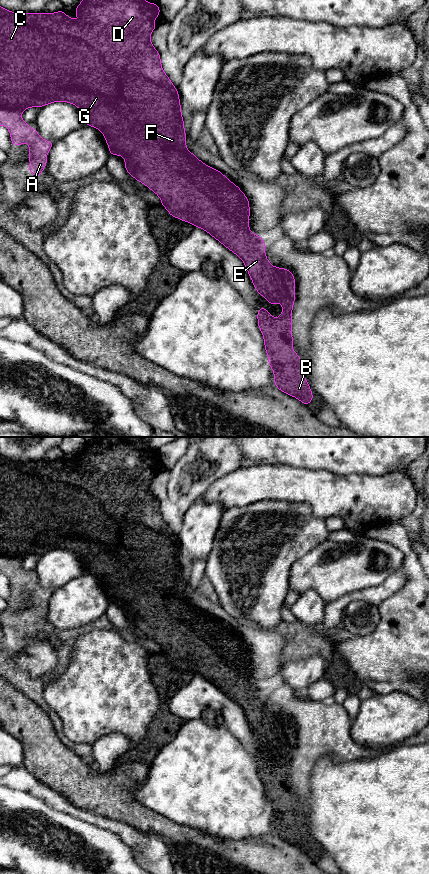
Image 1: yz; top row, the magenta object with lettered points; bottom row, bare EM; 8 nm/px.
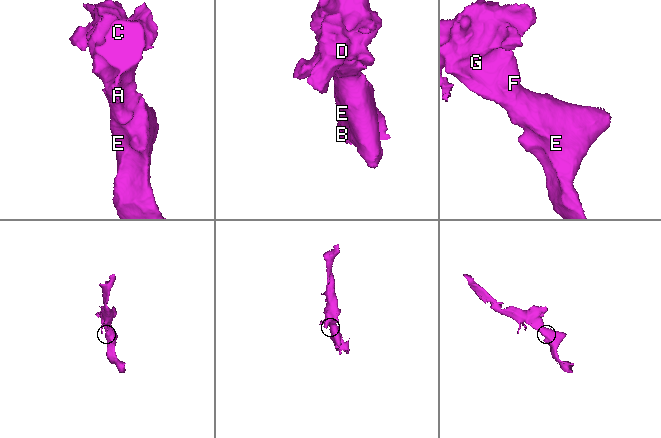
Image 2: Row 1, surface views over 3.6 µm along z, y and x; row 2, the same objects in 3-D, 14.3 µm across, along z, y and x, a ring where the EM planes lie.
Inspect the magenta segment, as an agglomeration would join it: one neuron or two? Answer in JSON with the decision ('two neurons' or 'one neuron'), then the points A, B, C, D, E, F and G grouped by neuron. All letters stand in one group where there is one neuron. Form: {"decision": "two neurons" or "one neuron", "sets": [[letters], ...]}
{"decision": "one neuron", "sets": [["A", "B", "C", "D", "E", "F", "G"]]}

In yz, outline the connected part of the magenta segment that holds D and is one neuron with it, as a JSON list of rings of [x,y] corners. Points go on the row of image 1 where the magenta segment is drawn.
[[[82,0],[75,10],[78,18],[90,23],[86,26],[80,24],[66,16],[64,10],[52,14],[22,14],[0,7],[0,125],[8,128],[11,144],[22,145],[26,142],[30,145],[29,172],[40,177],[47,165],[45,158],[54,142],[43,140],[36,129],[31,129],[21,119],[22,112],[29,107],[42,107],[57,101],[76,105],[86,116],[84,126],[91,125],[103,133],[110,155],[123,156],[126,171],[154,191],[171,216],[202,228],[238,255],[257,292],[266,297],[269,304],[282,304],[282,315],[278,318],[273,318],[264,307],[260,307],[258,326],[264,336],[276,388],[310,406],[314,397],[303,375],[302,360],[292,349],[294,276],[288,269],[272,266],[265,256],[266,243],[261,236],[249,231],[249,201],[239,187],[221,172],[197,159],[186,148],[178,91],[164,73],[160,54],[150,41],[150,34],[157,27],[153,20],[160,15],[159,6],[145,0]]]

